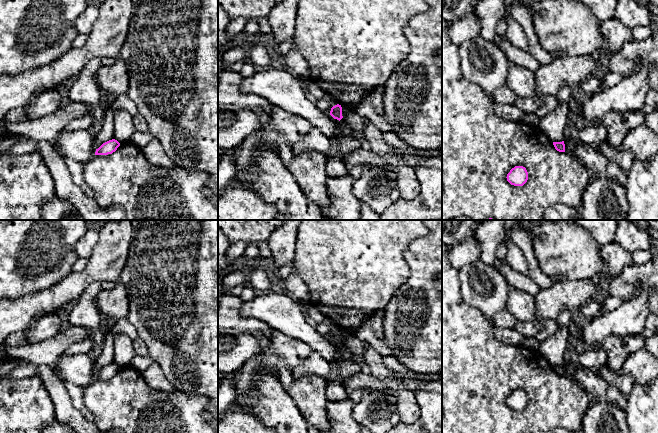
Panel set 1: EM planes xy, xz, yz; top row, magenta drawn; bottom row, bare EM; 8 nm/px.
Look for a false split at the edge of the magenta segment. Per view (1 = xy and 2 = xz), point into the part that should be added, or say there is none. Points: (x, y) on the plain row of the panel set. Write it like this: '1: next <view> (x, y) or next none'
1: next none
2: next none

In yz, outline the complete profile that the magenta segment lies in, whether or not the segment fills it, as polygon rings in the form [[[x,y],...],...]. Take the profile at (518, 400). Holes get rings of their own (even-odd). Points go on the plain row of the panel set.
[[[515,390],[507,398],[507,405],[514,410],[523,410],[528,404],[528,396],[523,390]]]

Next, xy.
[[[109,364],[103,367],[98,373],[96,373],[95,379],[108,379],[112,378],[120,370],[120,367],[115,364]]]

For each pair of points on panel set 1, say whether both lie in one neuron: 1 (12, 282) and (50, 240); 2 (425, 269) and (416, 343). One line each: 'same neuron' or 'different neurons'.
1: same neuron
2: same neuron

